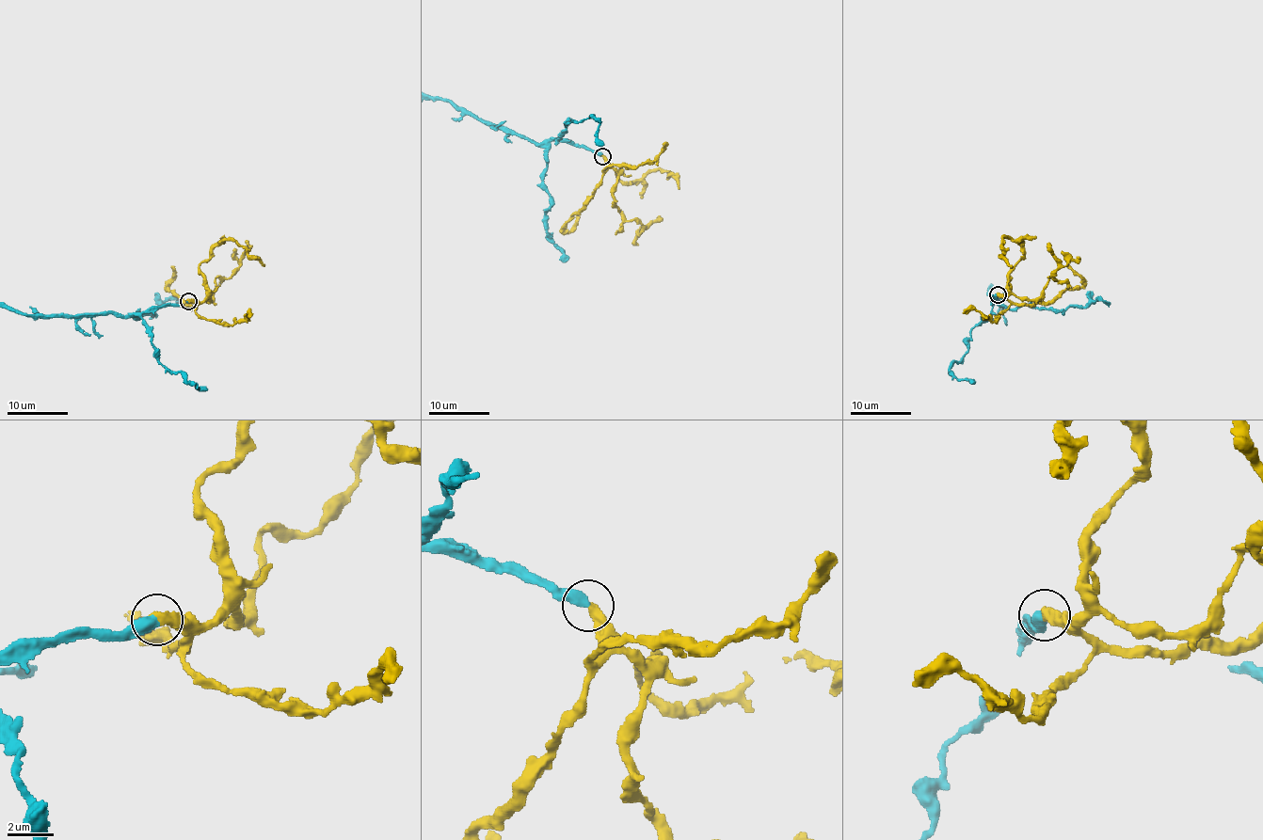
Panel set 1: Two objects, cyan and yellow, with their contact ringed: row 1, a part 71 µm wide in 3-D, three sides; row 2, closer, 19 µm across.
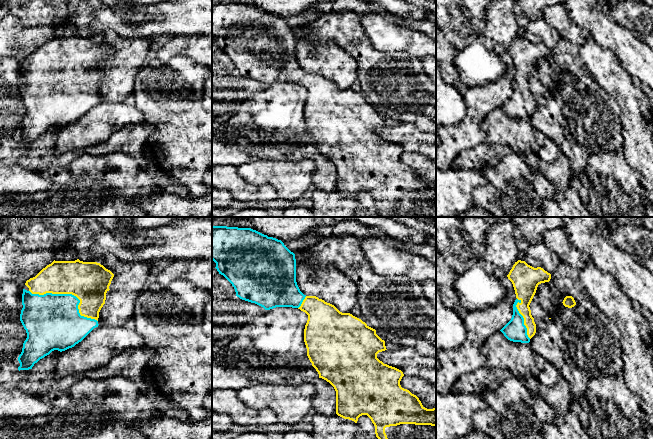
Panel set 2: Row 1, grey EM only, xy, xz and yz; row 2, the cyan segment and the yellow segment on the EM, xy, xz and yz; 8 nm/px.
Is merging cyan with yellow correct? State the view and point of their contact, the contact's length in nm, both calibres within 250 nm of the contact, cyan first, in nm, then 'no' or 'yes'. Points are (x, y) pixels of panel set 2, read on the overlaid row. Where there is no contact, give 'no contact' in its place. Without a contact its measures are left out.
contact xy (70, 294); length 600 nm; calibres 440 and 320 nm; yes

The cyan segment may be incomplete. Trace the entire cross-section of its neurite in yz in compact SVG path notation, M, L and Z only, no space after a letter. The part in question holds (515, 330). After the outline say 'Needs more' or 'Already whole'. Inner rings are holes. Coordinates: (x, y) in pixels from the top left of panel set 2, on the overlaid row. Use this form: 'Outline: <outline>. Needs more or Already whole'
Outline: M518 260L507 277L513 284L517 299L513 304L511 320L500 331L510 341L529 343L536 333L529 305L538 285L549 282L551 274L541 267L534 268L525 261Z. Needs more

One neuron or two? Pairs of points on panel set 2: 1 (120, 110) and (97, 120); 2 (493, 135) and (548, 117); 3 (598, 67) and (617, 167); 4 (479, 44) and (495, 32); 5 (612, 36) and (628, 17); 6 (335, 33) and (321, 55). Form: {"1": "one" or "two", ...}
{"1": "one", "2": "two", "3": "two", "4": "two", "5": "two", "6": "two"}

